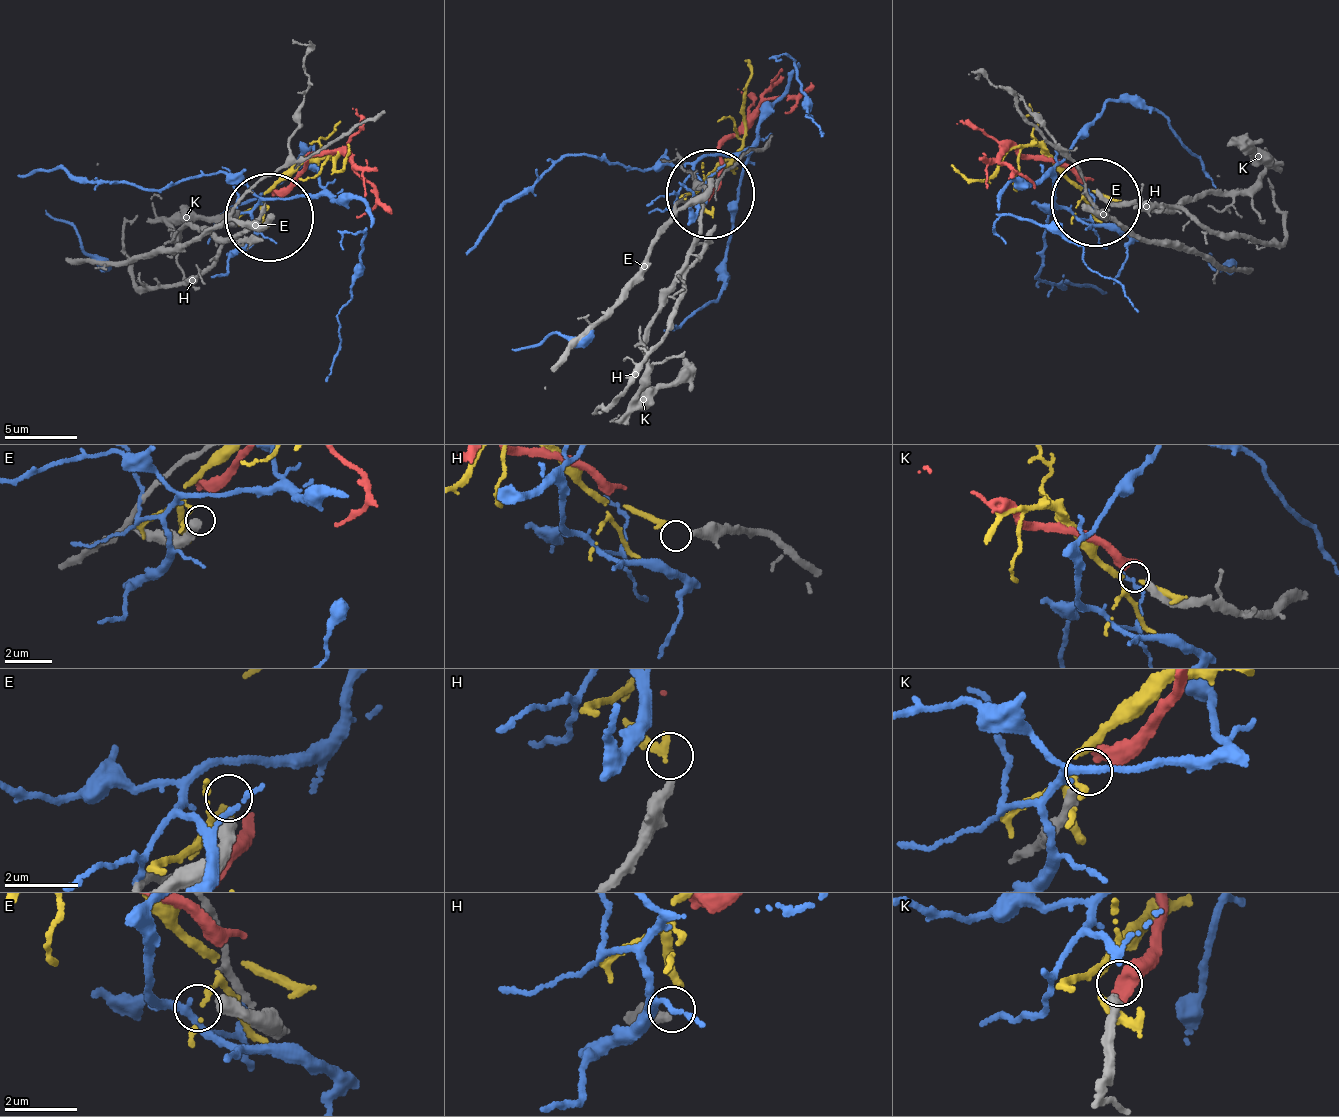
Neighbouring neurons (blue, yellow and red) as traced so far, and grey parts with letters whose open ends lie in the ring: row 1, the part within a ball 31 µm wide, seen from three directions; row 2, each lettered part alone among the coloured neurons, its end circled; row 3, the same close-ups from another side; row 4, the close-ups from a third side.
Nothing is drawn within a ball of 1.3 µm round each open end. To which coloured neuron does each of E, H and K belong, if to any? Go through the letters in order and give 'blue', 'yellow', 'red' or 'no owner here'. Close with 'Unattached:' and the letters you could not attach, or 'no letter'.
E: no owner here
H: yellow
K: red
Unattached: E

